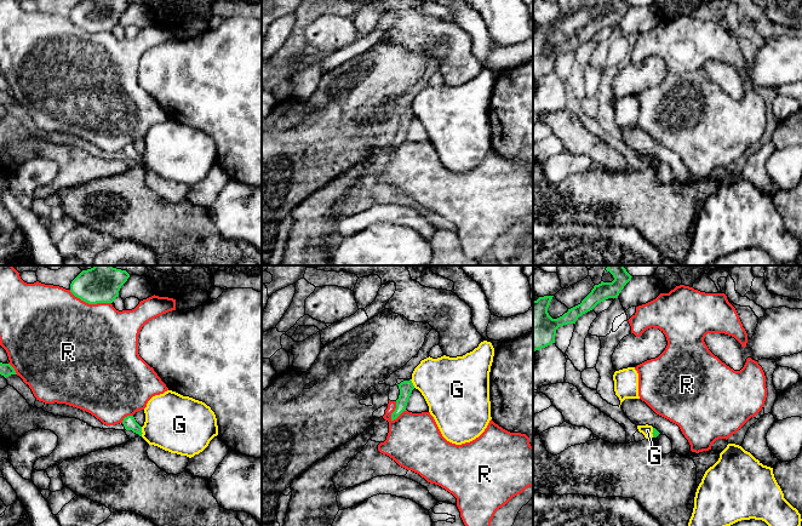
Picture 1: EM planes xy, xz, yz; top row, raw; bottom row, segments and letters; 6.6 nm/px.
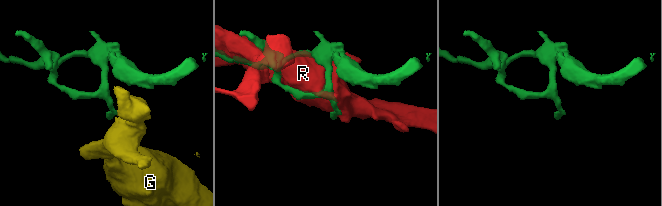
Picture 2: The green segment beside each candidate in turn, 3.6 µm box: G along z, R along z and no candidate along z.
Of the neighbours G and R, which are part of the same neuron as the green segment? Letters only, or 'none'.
none

